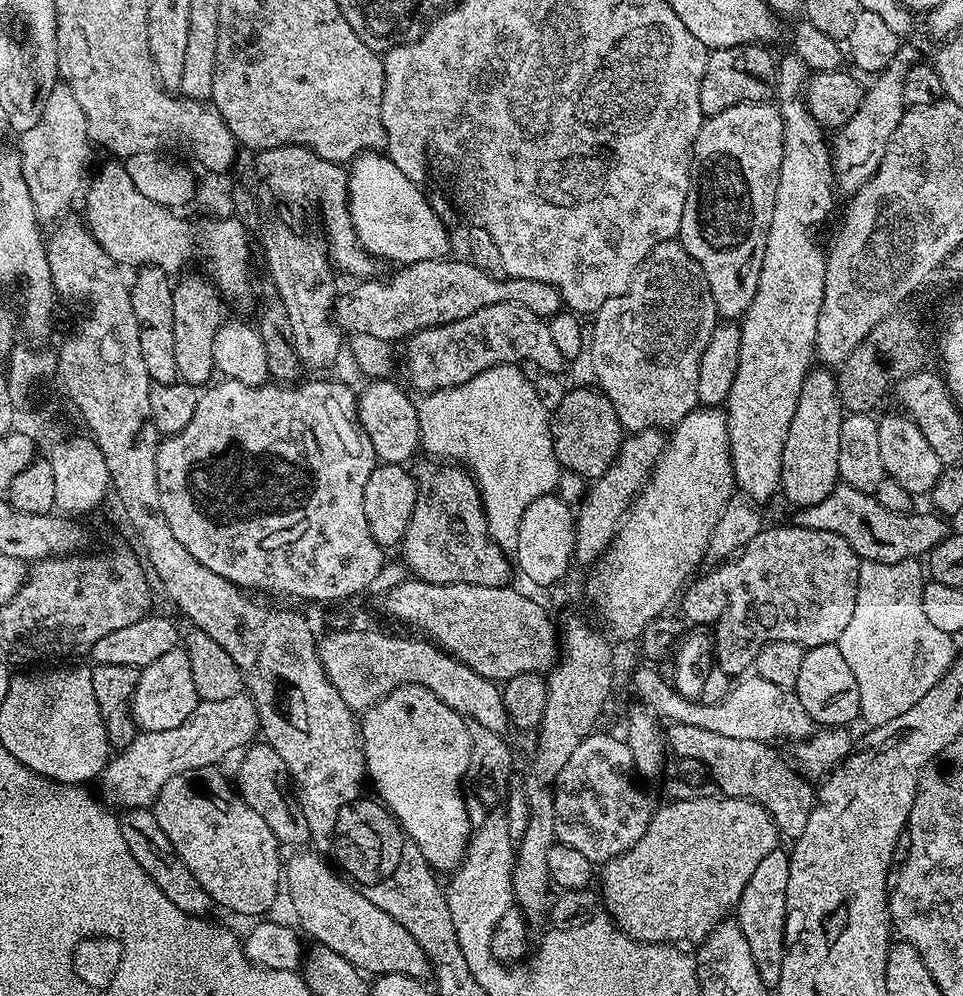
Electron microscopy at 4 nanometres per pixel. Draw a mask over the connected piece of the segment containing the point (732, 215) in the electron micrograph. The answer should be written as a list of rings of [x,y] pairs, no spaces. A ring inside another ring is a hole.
[[[761,102],[759,104],[739,104],[730,106],[730,110],[722,110],[716,116],[705,119],[704,125],[698,130],[698,134],[692,143],[692,159],[688,162],[690,170],[690,186],[686,194],[686,206],[682,210],[682,226],[678,242],[702,266],[706,282],[710,286],[710,294],[716,303],[716,311],[724,318],[743,317],[744,311],[754,302],[754,290],[758,290],[758,274],[762,270],[762,258],[766,254],[768,235],[770,234],[770,221],[774,219],[774,202],[778,194],[778,174],[782,166],[782,122],[780,109],[775,103]]]

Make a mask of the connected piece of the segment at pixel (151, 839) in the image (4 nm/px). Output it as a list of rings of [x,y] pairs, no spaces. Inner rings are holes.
[[[125,808],[119,813],[118,819],[122,838],[126,838],[126,846],[130,846],[130,854],[134,854],[138,866],[146,870],[146,874],[155,882],[158,890],[162,890],[162,894],[166,894],[166,898],[170,898],[170,902],[174,902],[174,906],[178,906],[178,910],[182,910],[190,918],[207,917],[207,912],[213,911],[214,908],[210,894],[202,890],[198,878],[194,878],[186,862],[180,860],[170,838],[166,838],[162,826],[158,826],[155,811],[152,808]]]

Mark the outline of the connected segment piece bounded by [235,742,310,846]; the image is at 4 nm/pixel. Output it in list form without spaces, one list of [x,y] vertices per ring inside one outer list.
[[[252,742],[243,749],[242,755],[244,757],[240,760],[240,769],[236,772],[237,781],[235,780],[240,797],[248,803],[250,810],[262,814],[262,818],[270,826],[270,830],[274,830],[276,839],[281,845],[307,845],[310,837],[306,814],[302,814],[302,806],[298,802],[294,785],[286,770],[286,762],[282,762],[278,750],[263,742]]]

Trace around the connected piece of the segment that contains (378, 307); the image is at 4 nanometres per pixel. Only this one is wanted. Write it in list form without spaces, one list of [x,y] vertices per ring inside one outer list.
[[[441,258],[438,260],[422,260],[413,264],[397,267],[396,273],[389,280],[381,278],[364,278],[353,292],[337,295],[334,305],[334,320],[345,333],[370,334],[379,340],[395,342],[396,339],[407,338],[413,332],[421,332],[423,328],[433,328],[439,324],[449,324],[462,318],[470,318],[478,310],[495,304],[521,304],[526,306],[534,314],[551,318],[561,311],[562,301],[560,292],[546,282],[534,282],[530,278],[514,278],[508,276],[499,280],[499,275],[483,272],[478,266],[474,266],[467,259],[452,260],[453,258]]]

